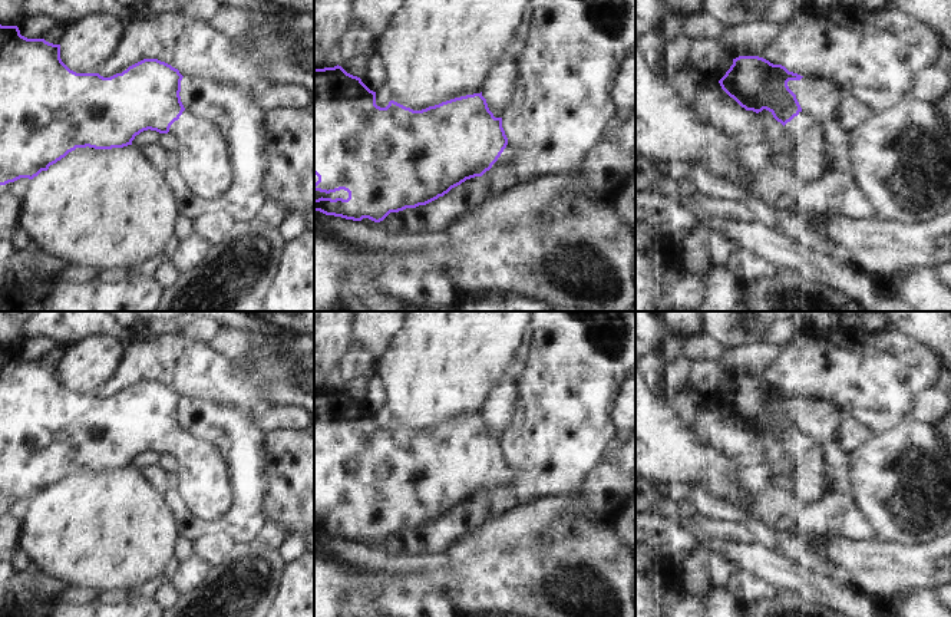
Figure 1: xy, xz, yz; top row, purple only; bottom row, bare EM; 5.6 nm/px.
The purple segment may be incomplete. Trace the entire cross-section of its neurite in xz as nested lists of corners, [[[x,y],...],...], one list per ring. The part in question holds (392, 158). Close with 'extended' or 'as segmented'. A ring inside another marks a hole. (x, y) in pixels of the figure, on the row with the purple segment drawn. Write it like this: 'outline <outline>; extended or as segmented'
outline [[[341,66],[314,69],[314,174],[318,176],[314,191],[330,194],[344,189],[349,192],[347,199],[323,197],[314,199],[314,211],[353,221],[369,218],[380,222],[390,212],[426,205],[466,179],[482,176],[491,168],[512,164],[516,155],[518,152],[508,143],[502,118],[493,116],[482,92],[422,110],[413,110],[394,100],[380,108],[376,105],[376,92]]]; extended

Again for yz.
outline [[[739,56],[719,80],[721,89],[746,110],[756,113],[769,110],[780,122],[783,133],[796,143],[796,151],[785,161],[785,166],[793,171],[802,181],[818,178],[829,165],[829,143],[815,116],[808,115],[799,105],[796,95],[789,89],[789,80],[800,80],[803,76],[789,72],[782,65],[773,65],[759,56]]]; extended

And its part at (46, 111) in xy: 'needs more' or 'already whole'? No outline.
needs more

